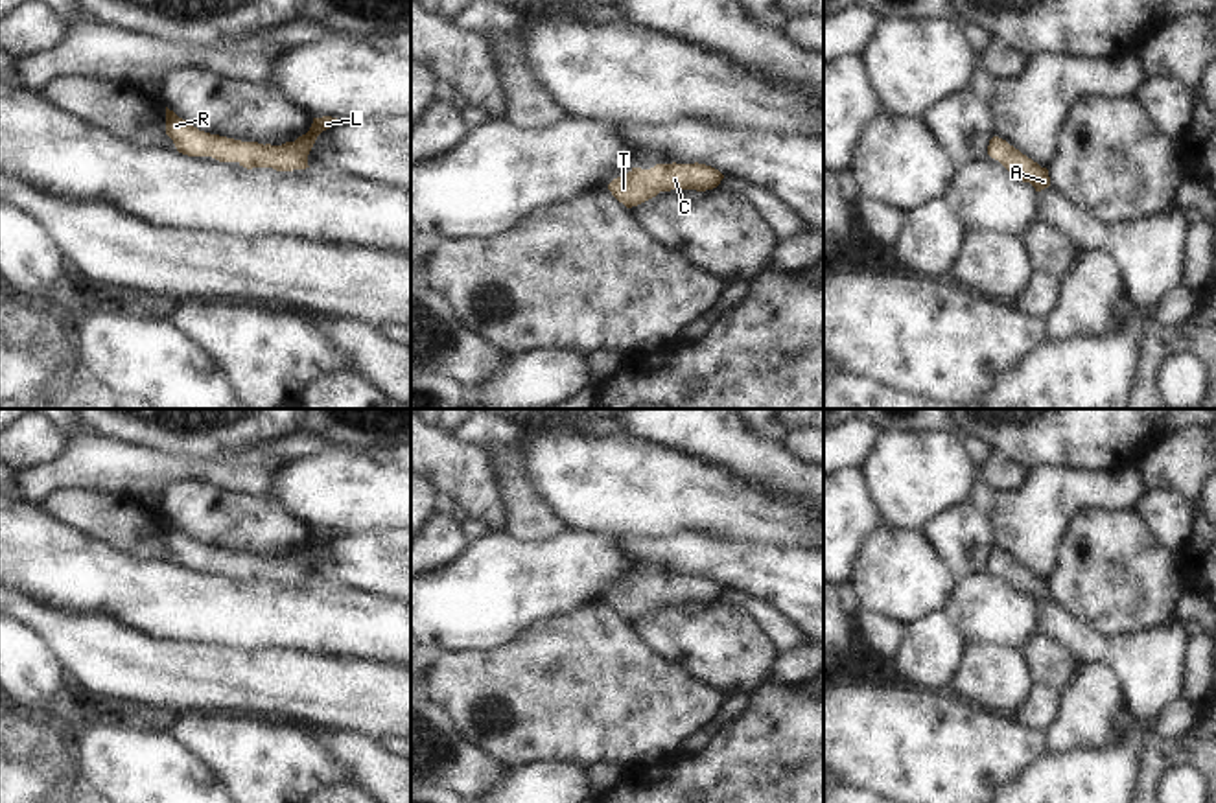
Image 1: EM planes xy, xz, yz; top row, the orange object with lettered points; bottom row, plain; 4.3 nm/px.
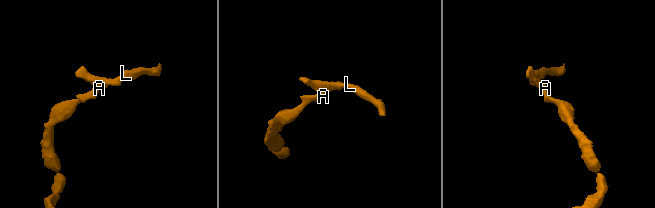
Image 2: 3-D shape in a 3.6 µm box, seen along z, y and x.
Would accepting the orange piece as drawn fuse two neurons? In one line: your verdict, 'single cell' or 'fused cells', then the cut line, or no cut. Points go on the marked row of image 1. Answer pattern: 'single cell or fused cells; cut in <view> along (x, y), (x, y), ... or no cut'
single cell; no cut

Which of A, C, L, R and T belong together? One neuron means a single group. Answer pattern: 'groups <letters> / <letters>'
groups A C L R T

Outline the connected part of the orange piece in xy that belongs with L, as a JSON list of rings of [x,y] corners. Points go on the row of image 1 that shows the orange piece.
[[[166,107],[166,134],[173,140],[179,153],[188,157],[212,157],[219,162],[238,162],[247,169],[273,168],[276,171],[293,171],[310,168],[308,155],[317,136],[339,122],[332,116],[313,118],[310,131],[295,142],[263,145],[199,131]]]

